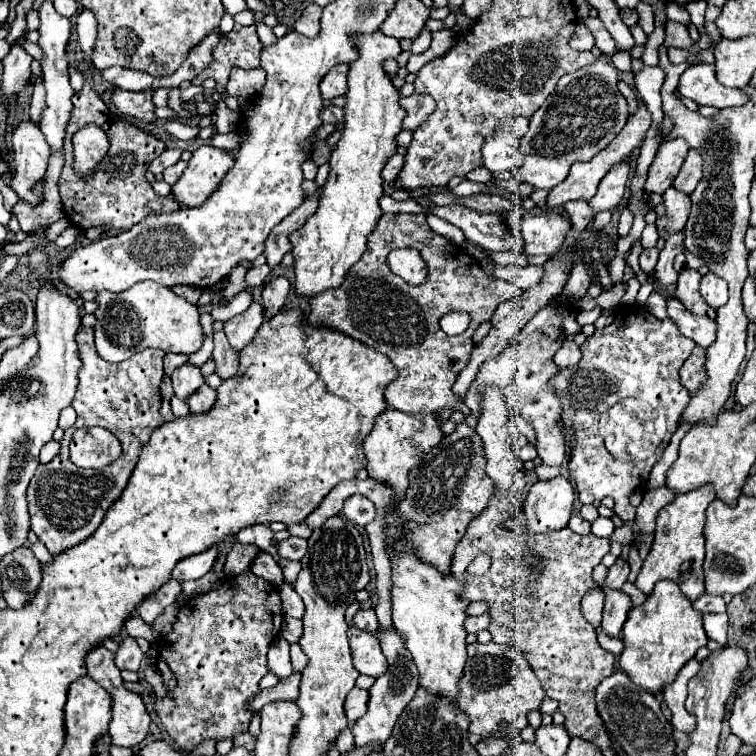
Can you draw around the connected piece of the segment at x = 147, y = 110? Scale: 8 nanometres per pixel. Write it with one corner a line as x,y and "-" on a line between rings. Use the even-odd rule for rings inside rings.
117,87
113,91
111,101
121,115
135,117
145,123
155,123
157,117
155,117
155,105
153,105
151,97
153,97
153,89
133,93
133,91
125,91
125,89

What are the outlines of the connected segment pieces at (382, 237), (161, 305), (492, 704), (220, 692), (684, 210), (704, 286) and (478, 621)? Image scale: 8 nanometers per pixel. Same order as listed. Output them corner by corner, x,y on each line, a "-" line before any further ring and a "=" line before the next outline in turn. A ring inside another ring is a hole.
385,213
375,231
371,231
371,237
367,237
367,251
351,267
343,285
313,297
307,319
311,327
339,329
347,337
353,337
391,359
397,369
397,379
383,391
389,407
409,415
457,407
469,415
471,411
453,395
451,385
469,361
473,349
471,337
481,321
487,321
495,313
499,303
521,295
523,289
487,277
481,265
463,247
433,233
425,213
-
406,247
419,249
429,267
429,281
421,287
405,283
388,267
388,254
393,249
-
451,311
467,311
471,315
469,329
457,337
445,335
439,327
439,319
=
143,281
121,293
99,291
95,301
95,347
99,357
109,363
121,363
147,347
191,355
203,345
197,305
175,295
169,287
=
471,643
467,645
467,665
461,679
459,709
469,717
469,733
489,737
497,733
509,733
517,737
529,723
527,713
539,709
545,693
527,665
523,653
515,647
505,647
497,643
=
251,571
229,577
215,591
189,599
177,615
175,629
159,639
157,669
167,685
167,697
155,697
155,709
161,715
165,731
173,737
181,751
193,751
205,739
225,739
247,731
247,701
259,693
259,681
267,673
267,651
283,625
281,599
275,585
255,577
=
671,187
663,193
663,205
665,205
665,215
657,217
655,225
657,225
659,237
667,239
671,233
679,233
685,227
685,221
689,217
691,199
689,195
683,195
681,191
=
707,273
701,277
699,293
703,295
705,303
713,309
727,303
727,283
721,277
715,277
713,273
=
479,615
479,617
467,617
465,619
465,631
467,633
477,633
481,629
487,629
489,625
489,615

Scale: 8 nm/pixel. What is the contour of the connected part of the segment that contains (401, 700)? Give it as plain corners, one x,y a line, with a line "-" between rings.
387,629
387,631
377,631
377,639
381,643
381,649
387,657
387,671
373,683
369,689
369,703
367,703
367,713
361,717
353,727
355,735
355,745
367,745
371,741
387,741
397,717
403,713
407,703
413,699
417,691
417,669
415,663
411,661
411,653
407,653
407,647
403,645
403,635
397,629

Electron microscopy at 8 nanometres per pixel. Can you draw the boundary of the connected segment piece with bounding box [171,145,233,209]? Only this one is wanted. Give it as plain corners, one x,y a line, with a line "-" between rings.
203,145
197,151
193,151
187,169
179,177
179,181
171,187
171,195
185,209
199,207
217,189
223,175
231,167
233,157
229,155
229,151

